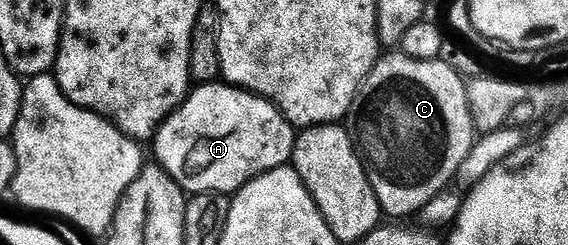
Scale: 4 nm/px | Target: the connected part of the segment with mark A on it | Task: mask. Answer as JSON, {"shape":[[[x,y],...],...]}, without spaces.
{"shape":[[[224,81],[201,83],[156,132],[154,159],[186,193],[231,196],[251,179],[285,166],[292,158],[296,137],[297,132],[284,114],[261,95],[253,95],[251,91],[243,91]]]}

